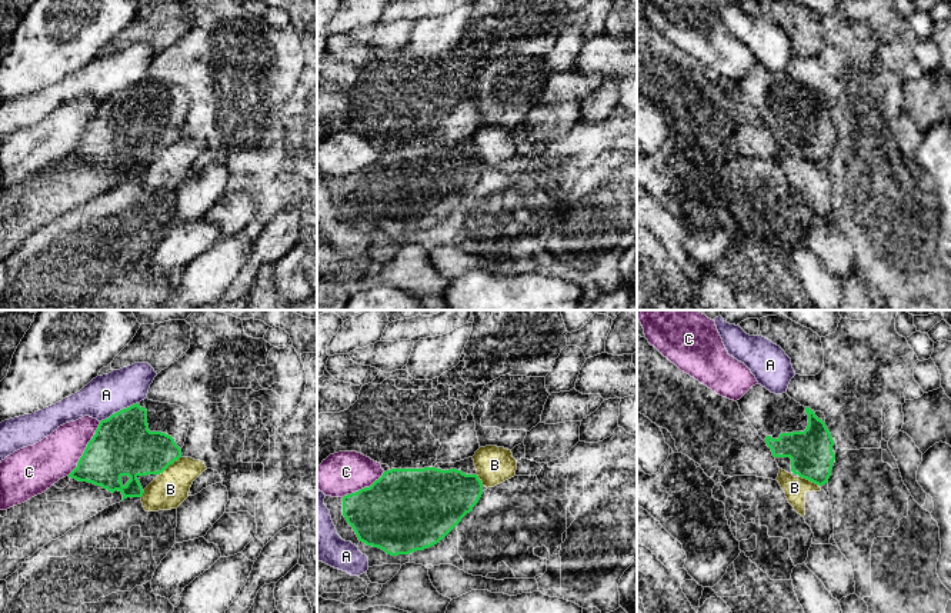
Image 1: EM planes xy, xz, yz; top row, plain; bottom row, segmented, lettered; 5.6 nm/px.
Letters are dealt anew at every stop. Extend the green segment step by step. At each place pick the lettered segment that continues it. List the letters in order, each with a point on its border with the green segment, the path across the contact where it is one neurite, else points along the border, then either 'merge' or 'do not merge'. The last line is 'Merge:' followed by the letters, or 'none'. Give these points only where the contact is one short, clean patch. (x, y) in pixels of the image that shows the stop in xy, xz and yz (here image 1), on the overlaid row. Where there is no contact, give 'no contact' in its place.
A: meets green in xy at (120, 410); do not merge
B: meets green in xy at (169, 465); border along xy (180, 456), (159, 475); do not merge
C: meets green in xy at (86, 449); do not merge
Merge: none

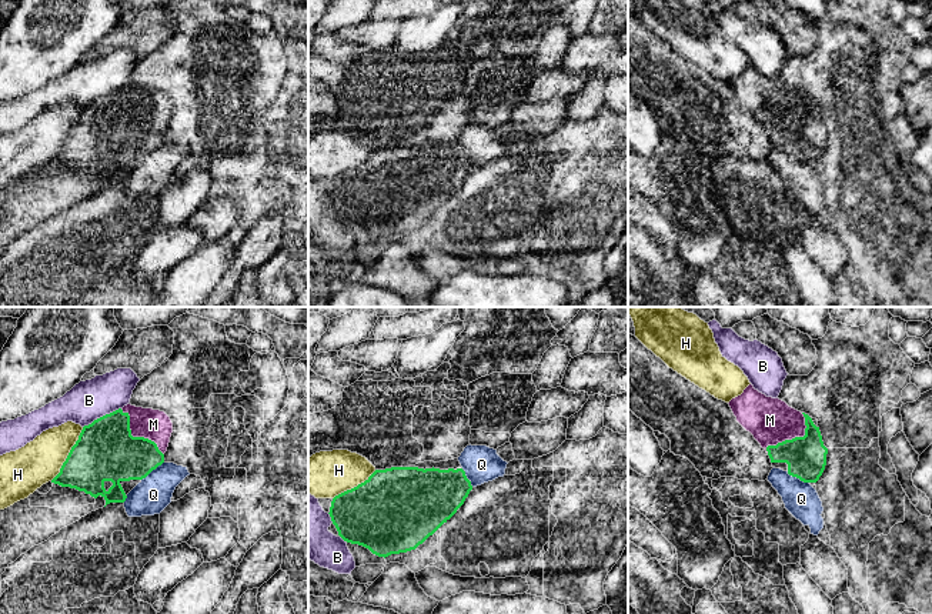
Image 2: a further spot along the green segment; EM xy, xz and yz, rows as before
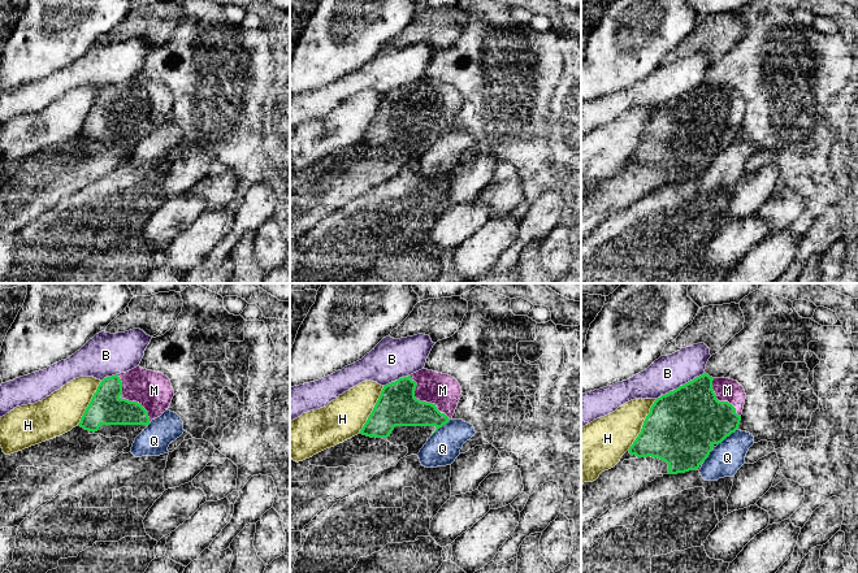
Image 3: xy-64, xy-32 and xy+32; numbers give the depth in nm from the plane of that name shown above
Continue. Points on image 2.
B: meets green in xy at (103, 416); do not merge
H: meets green in xy at (69, 454); do not merge
M: meets green in xy at (136, 437); merge
Q: meets green in yz at (798, 477); border along yz (787, 471), (808, 483); do not merge
Merge: M

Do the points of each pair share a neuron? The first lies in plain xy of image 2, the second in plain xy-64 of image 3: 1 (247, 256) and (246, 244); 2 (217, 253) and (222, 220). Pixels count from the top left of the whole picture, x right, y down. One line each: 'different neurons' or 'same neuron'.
1: different neurons
2: same neuron

